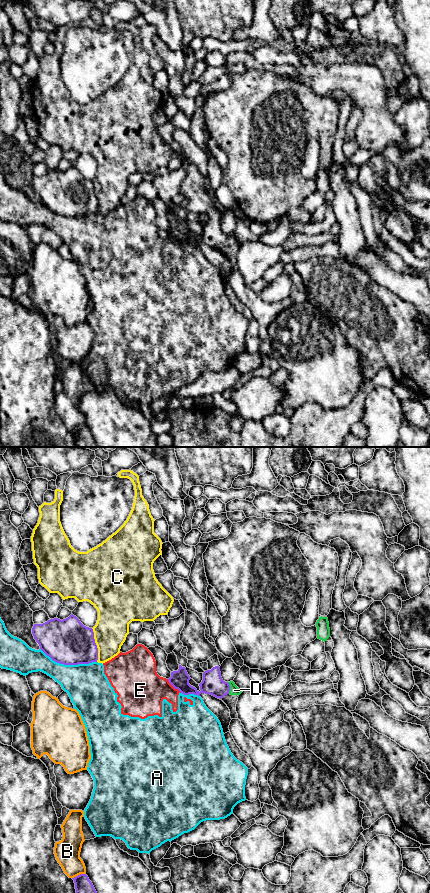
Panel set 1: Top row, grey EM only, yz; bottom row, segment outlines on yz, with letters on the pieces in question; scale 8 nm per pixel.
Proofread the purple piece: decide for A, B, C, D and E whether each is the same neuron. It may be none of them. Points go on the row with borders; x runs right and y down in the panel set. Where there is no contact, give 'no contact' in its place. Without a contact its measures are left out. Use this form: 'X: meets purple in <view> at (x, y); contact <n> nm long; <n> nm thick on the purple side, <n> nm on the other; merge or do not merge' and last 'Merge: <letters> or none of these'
A: meets purple in yz at (68, 664); contact 460 nm long; 360 nm thick on the purple side, 340 nm on the other; do not merge
B: meets purple in yz at (78, 875); contact 120 nm long; 130 nm thick on the purple side, 200 nm on the other; do not merge
C: meets purple in yz at (96, 645); contact 280 nm long; 360 nm thick on the purple side, 260 nm on the other; do not merge
D: meets purple in yz at (229, 688); contact 100 nm long; 170 nm thick on the purple side, 80 nm on the other; merge
E: meets purple in yz at (173, 686); contact 160 nm long; 150 nm thick on the purple side, 360 nm on the other; do not merge
Merge: D

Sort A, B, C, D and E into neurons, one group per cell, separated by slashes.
A E / B / C / D

